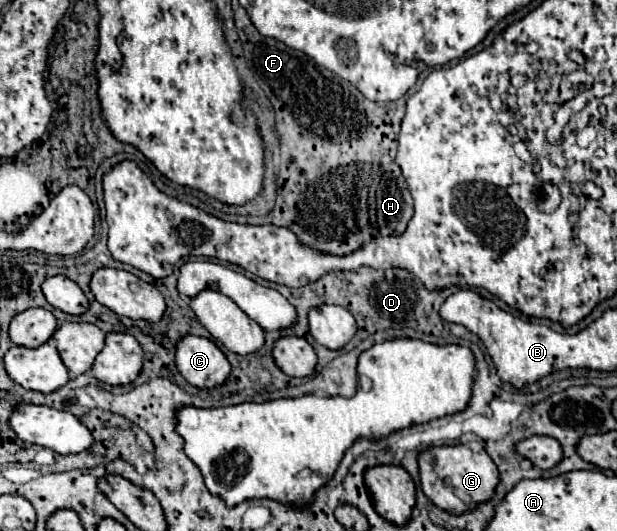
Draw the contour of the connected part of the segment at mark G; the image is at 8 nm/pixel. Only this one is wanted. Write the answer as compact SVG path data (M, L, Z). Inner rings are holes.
M467 445L455 447L431 447L419 455L421 487L427 499L451 515L461 515L465 511L475 511L477 505L487 503L495 497L495 487L499 483L499 471L493 459L485 453L473 453Z

